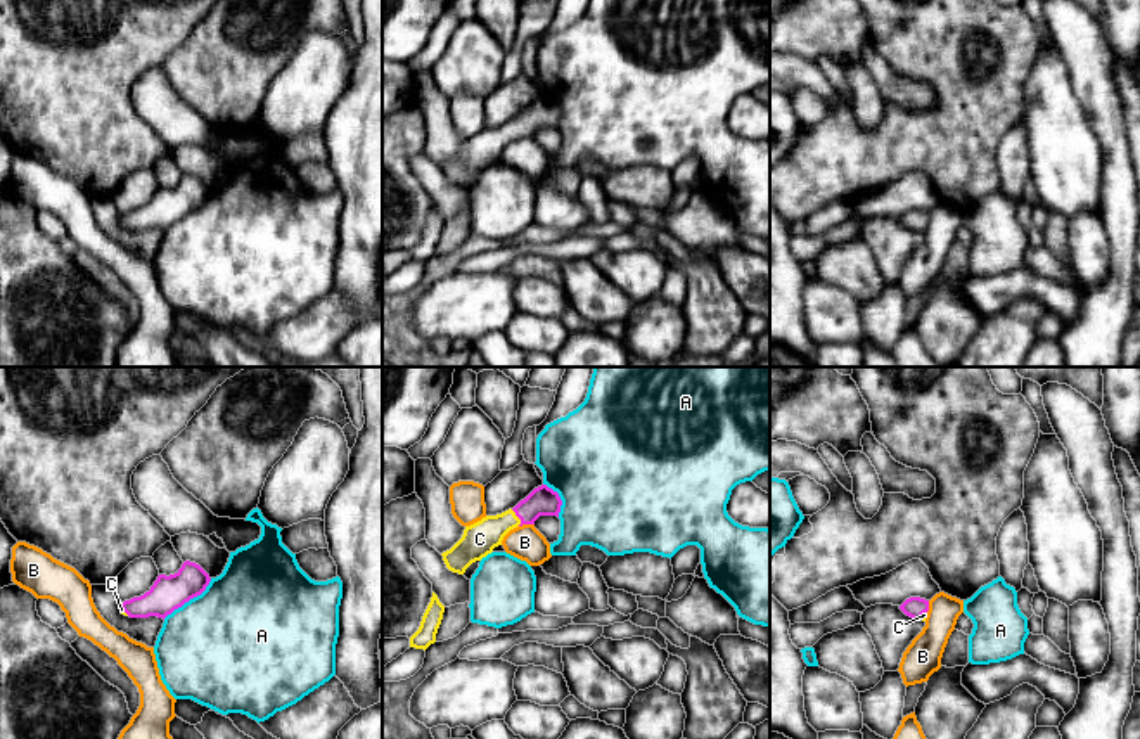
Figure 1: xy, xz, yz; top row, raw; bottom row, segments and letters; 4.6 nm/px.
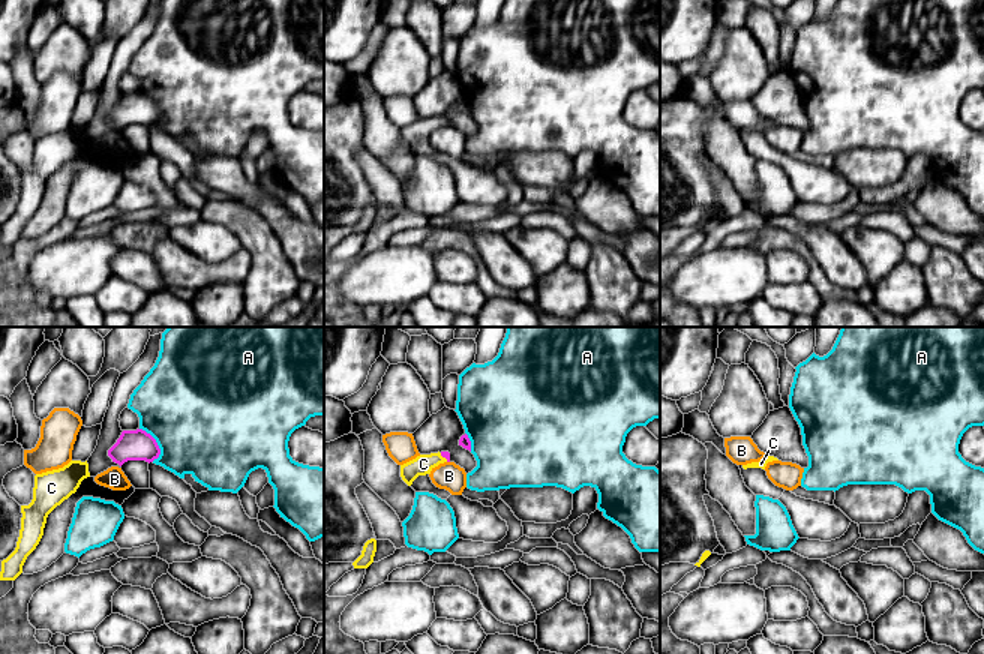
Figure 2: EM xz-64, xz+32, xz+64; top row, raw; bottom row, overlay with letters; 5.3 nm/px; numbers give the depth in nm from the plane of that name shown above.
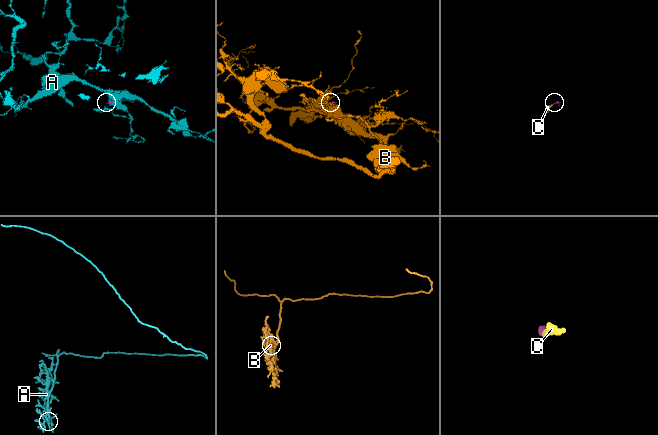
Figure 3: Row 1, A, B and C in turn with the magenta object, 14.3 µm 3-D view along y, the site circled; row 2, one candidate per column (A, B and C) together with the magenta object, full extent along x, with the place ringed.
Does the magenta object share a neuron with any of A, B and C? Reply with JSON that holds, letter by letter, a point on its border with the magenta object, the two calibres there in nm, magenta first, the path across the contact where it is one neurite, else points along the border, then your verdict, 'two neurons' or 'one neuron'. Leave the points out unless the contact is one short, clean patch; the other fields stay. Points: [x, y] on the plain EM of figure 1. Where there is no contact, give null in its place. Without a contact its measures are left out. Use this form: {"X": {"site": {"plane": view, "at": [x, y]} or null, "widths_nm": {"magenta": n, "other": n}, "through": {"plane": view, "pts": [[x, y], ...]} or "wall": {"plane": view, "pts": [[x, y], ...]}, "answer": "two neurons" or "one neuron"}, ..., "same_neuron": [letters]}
{"A": {"site": {"plane": "xy", "at": [189, 212]}, "widths_nm": {"magenta": 160, "other": 500}, "wall": {"plane": "xy", "pts": [[211, 191], [199, 206], [163, 231]]}, "answer": "two neurons"}, "B": {"site": {"plane": "xz", "at": [526, 135]}, "widths_nm": {"magenta": 140, "other": 160}, "wall": {"plane": "xz", "pts": [[533, 135], [519, 139]]}, "answer": "two neurons"}, "C": {"site": {"plane": "xz", "at": [518, 128]}, "widths_nm": {"magenta": 140, "other": 160}, "through": {"plane": "xz", "pts": [[542, 113], [518, 128], [480, 151]]}, "answer": "one neuron"}, "same_neuron": ["C"]}

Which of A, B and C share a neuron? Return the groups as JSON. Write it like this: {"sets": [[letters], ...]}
{"sets": [["A"], ["B"], ["C"]]}

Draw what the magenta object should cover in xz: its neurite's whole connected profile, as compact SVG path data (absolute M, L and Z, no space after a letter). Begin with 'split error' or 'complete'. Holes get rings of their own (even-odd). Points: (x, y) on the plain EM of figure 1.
split error; M541 97L535 100L514 121L496 128L486 128L481 133L465 138L462 151L446 164L443 173L453 185L464 187L465 182L502 157L503 149L522 137L535 137L540 128L557 128L562 112L557 104Z

